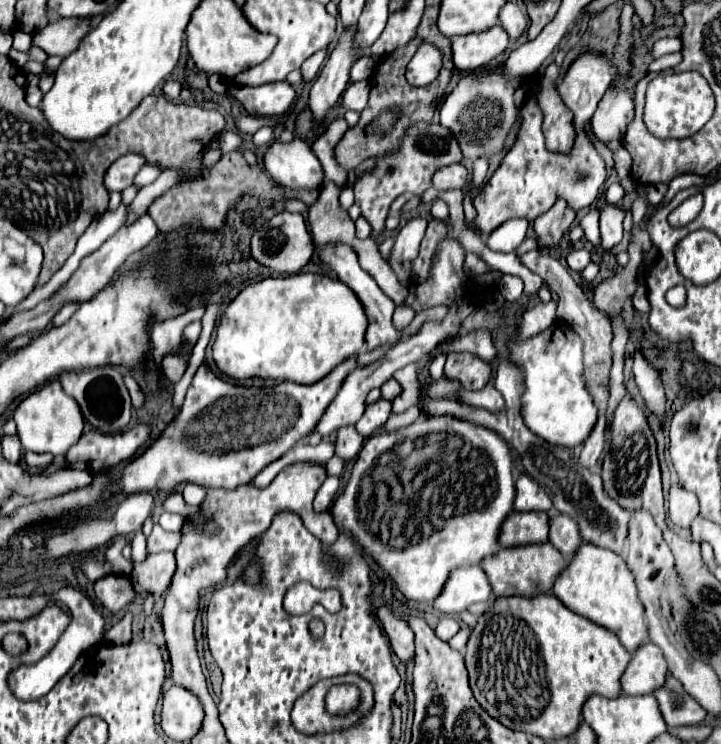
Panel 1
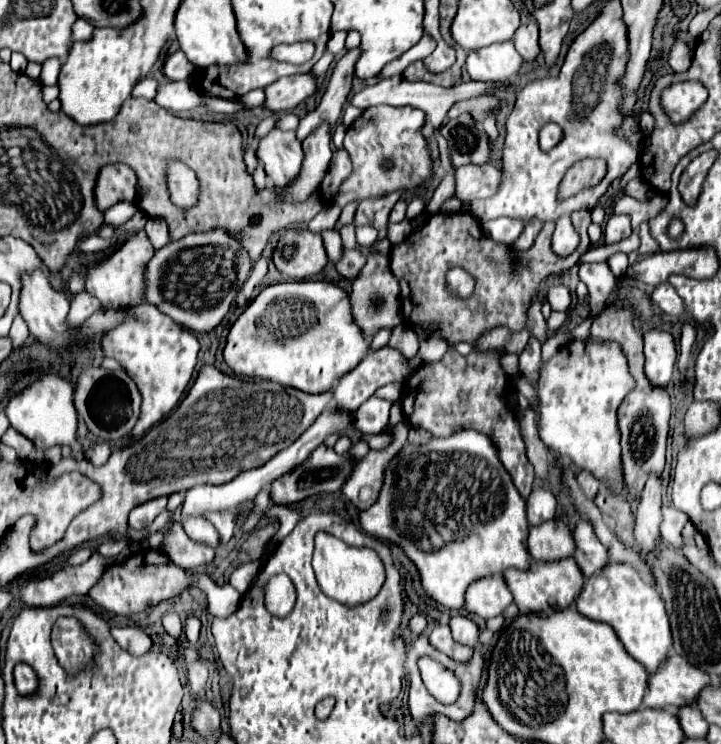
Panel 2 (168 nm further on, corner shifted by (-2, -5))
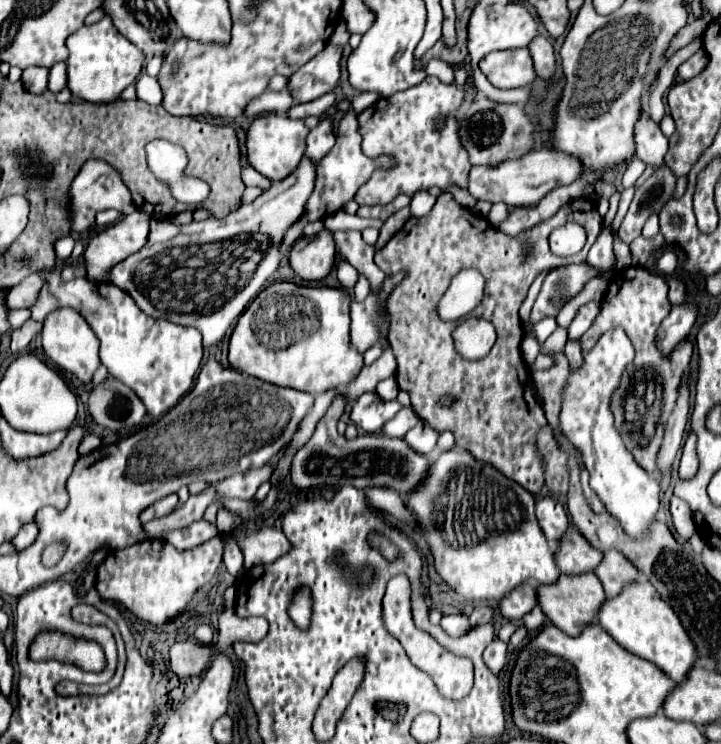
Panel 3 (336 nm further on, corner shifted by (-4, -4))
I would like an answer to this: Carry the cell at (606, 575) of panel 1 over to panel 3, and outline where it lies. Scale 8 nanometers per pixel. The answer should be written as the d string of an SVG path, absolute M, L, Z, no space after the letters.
M646 578L632 582L632 586L626 586L624 592L620 592L616 598L604 600L598 610L598 622L620 646L656 664L674 682L682 682L696 660L696 648L690 642L678 616L660 598L660 594L656 594L656 588Z

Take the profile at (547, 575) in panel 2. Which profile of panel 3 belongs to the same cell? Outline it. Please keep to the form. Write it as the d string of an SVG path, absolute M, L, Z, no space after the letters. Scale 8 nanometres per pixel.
M560 574L560 578L550 586L538 586L536 598L538 606L554 626L570 636L578 636L580 630L594 620L600 604L604 602L604 590L596 574Z

